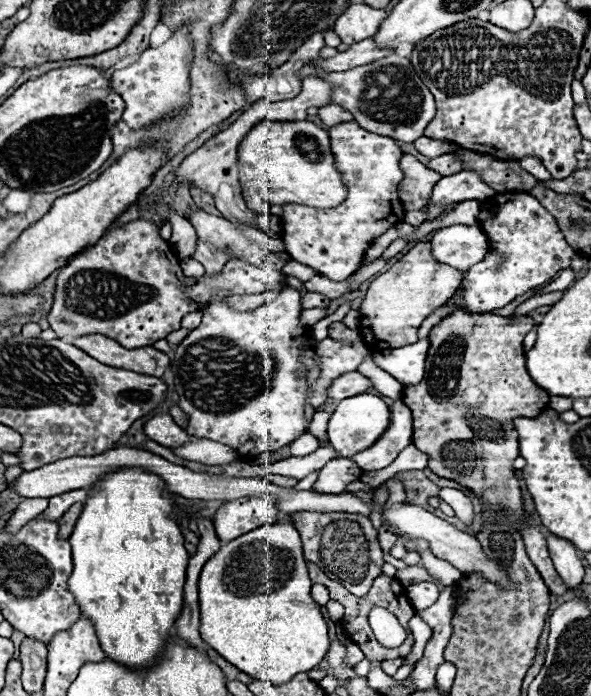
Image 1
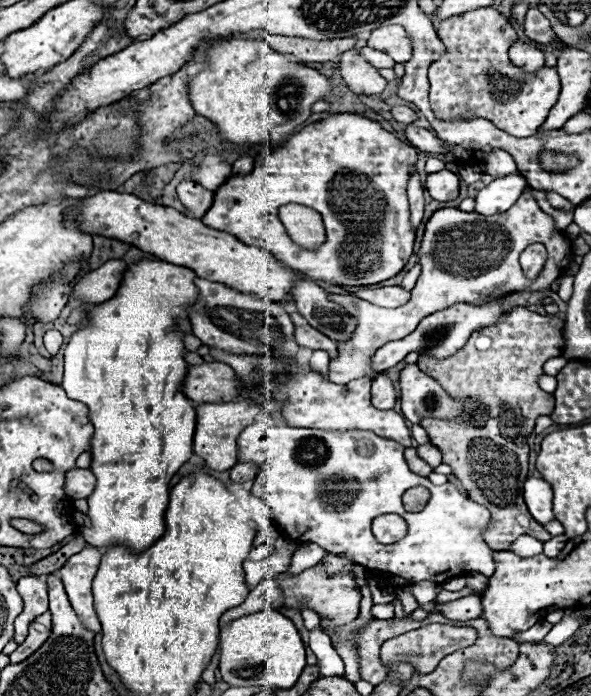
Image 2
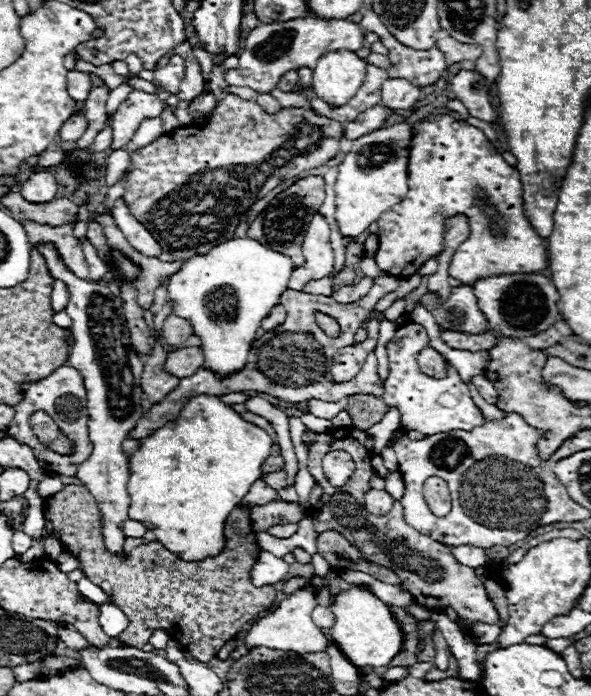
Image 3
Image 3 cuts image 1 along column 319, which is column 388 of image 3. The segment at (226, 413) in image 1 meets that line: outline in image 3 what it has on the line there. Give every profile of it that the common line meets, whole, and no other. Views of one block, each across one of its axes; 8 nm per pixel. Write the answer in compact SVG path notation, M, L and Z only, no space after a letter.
M410 322L396 330L394 338L386 344L390 376L384 384L384 390L386 390L382 396L384 404L400 412L400 426L406 432L416 430L424 436L430 436L430 434L450 432L450 430L472 430L476 426L482 426L486 420L482 412L478 412L478 408L474 406L468 392L468 384L462 382L462 378L452 368L452 364L446 364L444 378L432 378L420 372L416 356L426 346L430 346L430 340L424 326Z

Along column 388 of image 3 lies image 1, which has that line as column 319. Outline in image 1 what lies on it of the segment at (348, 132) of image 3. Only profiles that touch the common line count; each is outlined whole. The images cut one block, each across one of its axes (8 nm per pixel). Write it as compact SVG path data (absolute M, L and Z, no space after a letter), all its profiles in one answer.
M328 104L328 106L320 108L318 110L318 116L326 124L326 128L336 126L340 122L352 122L354 120L354 116L350 116L350 112L346 112L342 106L336 106L336 104Z

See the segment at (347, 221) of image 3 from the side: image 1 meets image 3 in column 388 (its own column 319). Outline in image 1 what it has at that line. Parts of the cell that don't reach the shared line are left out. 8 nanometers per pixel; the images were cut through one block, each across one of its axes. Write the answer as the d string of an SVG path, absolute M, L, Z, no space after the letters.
M262 120L244 136L238 152L242 184L256 190L268 204L298 202L314 208L334 208L348 194L334 164L328 132L310 120Z

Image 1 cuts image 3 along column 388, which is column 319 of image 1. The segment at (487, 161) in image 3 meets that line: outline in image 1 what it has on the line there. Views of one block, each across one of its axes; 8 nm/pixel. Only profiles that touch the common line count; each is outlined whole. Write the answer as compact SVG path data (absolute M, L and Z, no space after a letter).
M356 122L338 124L338 126L330 128L328 134L330 134L330 142L332 142L334 160L338 160L338 170L342 172L342 178L346 180L346 188L350 188L350 196L346 196L346 200L338 208L328 208L328 210L306 208L304 204L284 204L282 206L282 210L284 210L284 214L282 214L284 234L282 236L284 236L286 252L296 262L314 268L320 276L340 282L358 270L358 266L364 260L364 252L376 238L380 238L386 230L390 230L402 222L404 204L398 196L398 186L404 178L404 172L398 168L402 150L396 146L396 142L392 138L368 132L368 130L360 128Z

